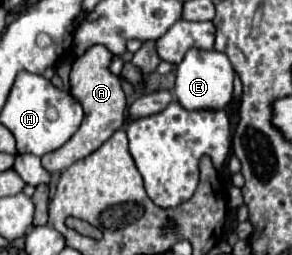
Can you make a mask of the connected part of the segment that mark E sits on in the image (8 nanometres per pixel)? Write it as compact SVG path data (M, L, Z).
M188 50L176 70L174 94L186 110L224 110L232 100L234 68L226 54L216 50Z

